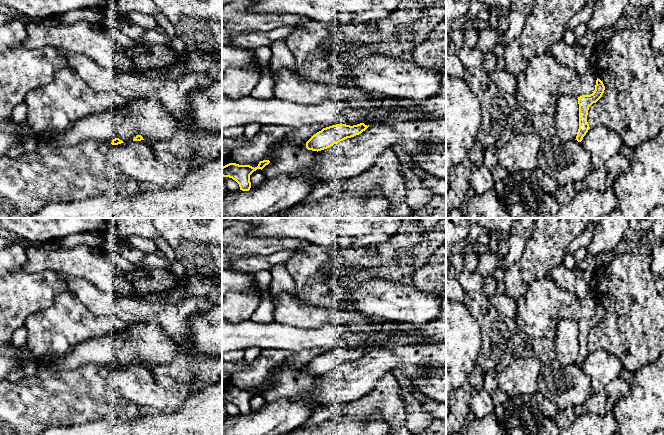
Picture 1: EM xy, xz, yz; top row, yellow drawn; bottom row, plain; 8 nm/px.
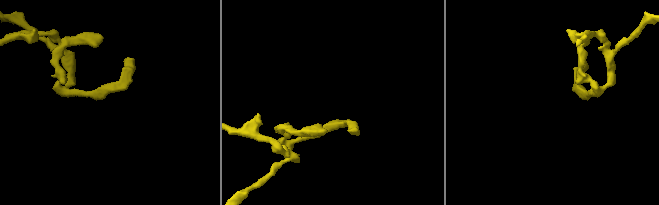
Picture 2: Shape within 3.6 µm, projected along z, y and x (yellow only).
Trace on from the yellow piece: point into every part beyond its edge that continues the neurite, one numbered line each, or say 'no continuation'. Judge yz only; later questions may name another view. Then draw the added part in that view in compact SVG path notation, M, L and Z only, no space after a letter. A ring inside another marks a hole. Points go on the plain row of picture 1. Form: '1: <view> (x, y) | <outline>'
no continuation

